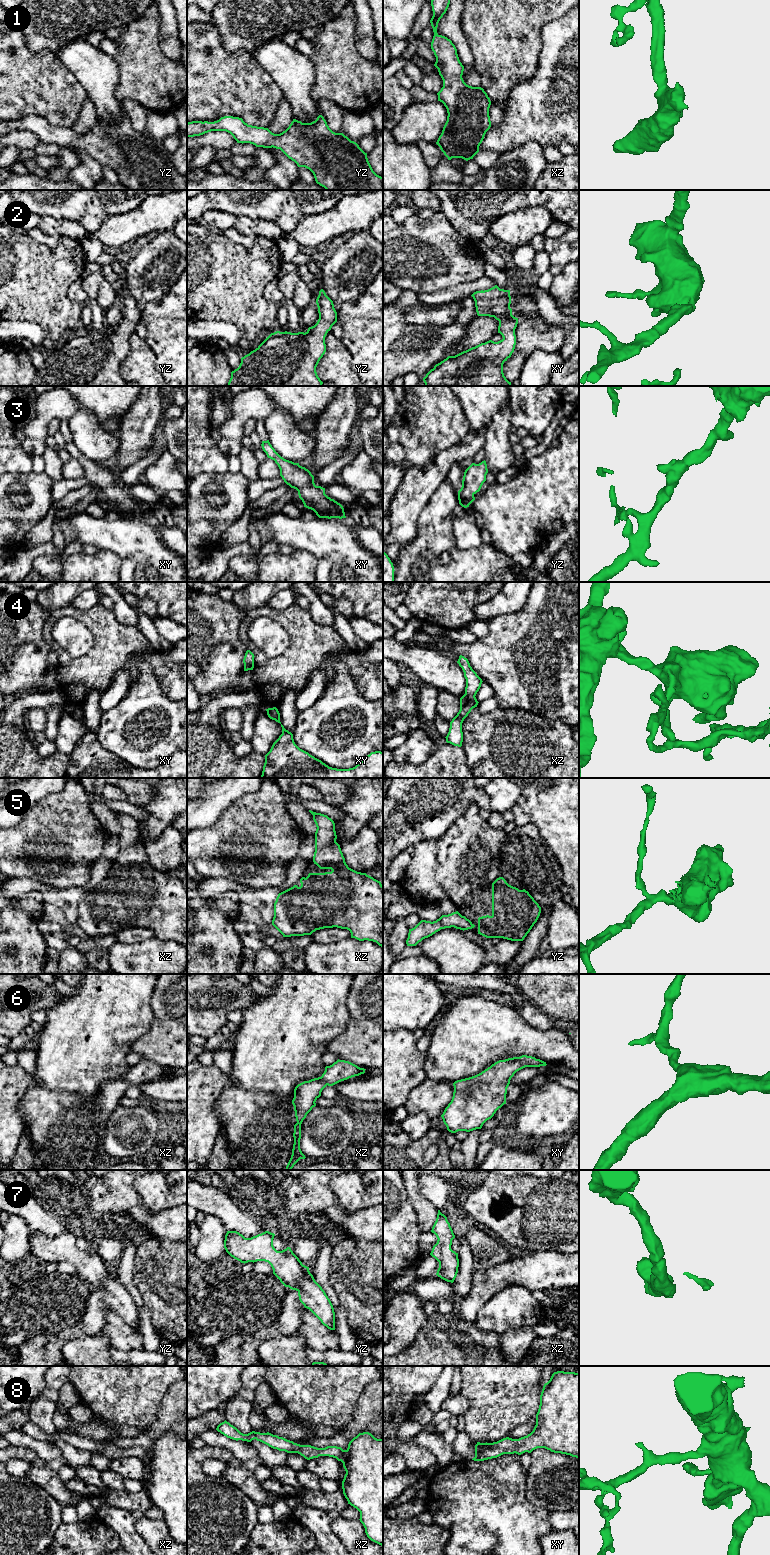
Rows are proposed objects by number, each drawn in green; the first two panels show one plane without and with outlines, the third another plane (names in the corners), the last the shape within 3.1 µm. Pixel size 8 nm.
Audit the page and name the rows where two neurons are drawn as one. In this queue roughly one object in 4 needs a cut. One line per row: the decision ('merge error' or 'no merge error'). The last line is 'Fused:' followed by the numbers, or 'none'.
1: no merge error
2: no merge error
3: no merge error
4: merge error
5: no merge error
6: no merge error
7: no merge error
8: no merge error
Fused: 4

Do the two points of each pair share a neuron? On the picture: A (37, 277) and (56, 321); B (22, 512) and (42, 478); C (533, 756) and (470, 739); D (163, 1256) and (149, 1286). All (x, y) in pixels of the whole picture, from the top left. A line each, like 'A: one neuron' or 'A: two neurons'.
A: one neuron
B: one neuron
C: one neuron
D: one neuron

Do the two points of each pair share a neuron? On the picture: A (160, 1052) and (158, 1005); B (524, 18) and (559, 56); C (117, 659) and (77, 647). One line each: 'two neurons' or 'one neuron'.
A: one neuron
B: two neurons
C: two neurons

